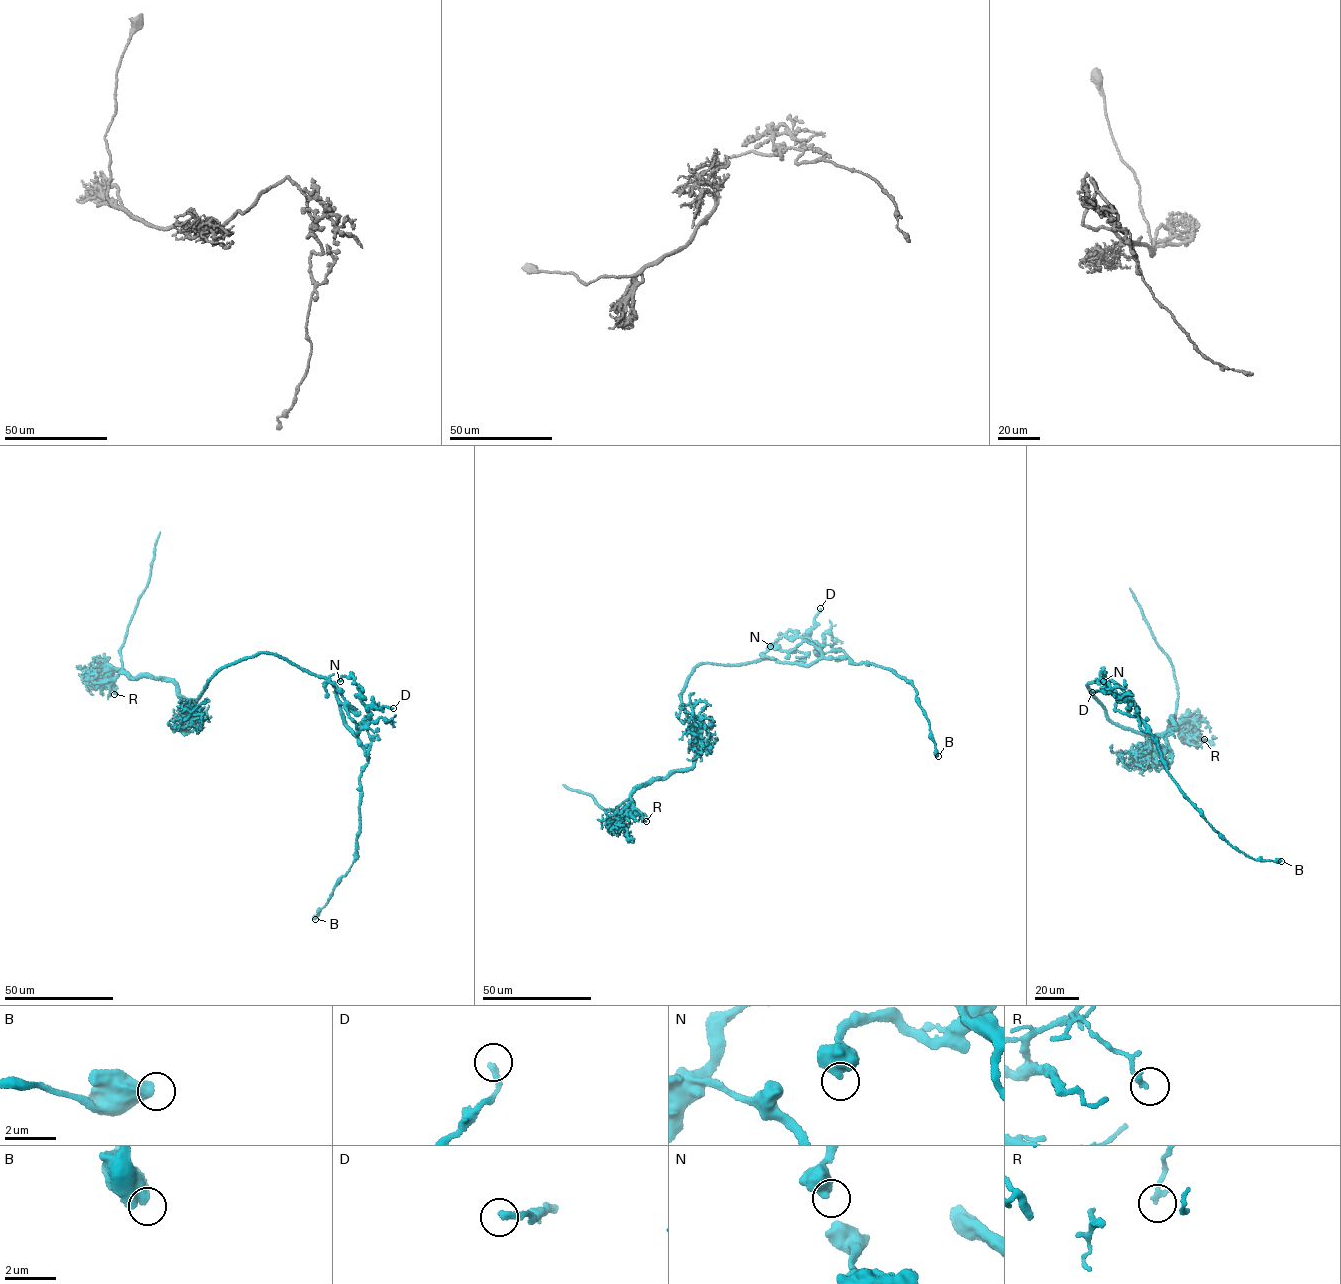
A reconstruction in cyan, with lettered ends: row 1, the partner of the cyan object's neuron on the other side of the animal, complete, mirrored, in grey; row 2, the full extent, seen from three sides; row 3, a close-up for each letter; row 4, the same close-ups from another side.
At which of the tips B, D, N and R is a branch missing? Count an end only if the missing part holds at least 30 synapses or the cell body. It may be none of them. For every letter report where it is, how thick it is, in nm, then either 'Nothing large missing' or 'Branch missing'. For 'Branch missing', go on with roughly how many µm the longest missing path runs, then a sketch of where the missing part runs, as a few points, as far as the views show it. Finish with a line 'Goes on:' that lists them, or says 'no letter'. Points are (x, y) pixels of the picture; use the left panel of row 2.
B: Place: (315, 919). Thickness 600 nm. Nothing large missing
D: Place: (393, 708). Thickness 260 nm. Nothing large missing
N: Place: (340, 681). Thickness 600 nm. Nothing large missing
R: Place: (114, 694). Thickness 200 nm. Nothing large missing
Goes on: no letter

